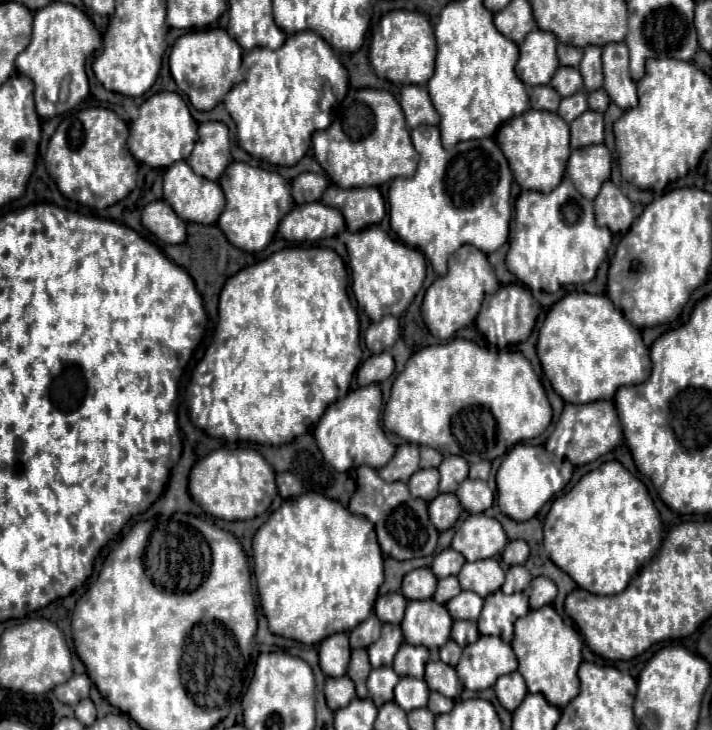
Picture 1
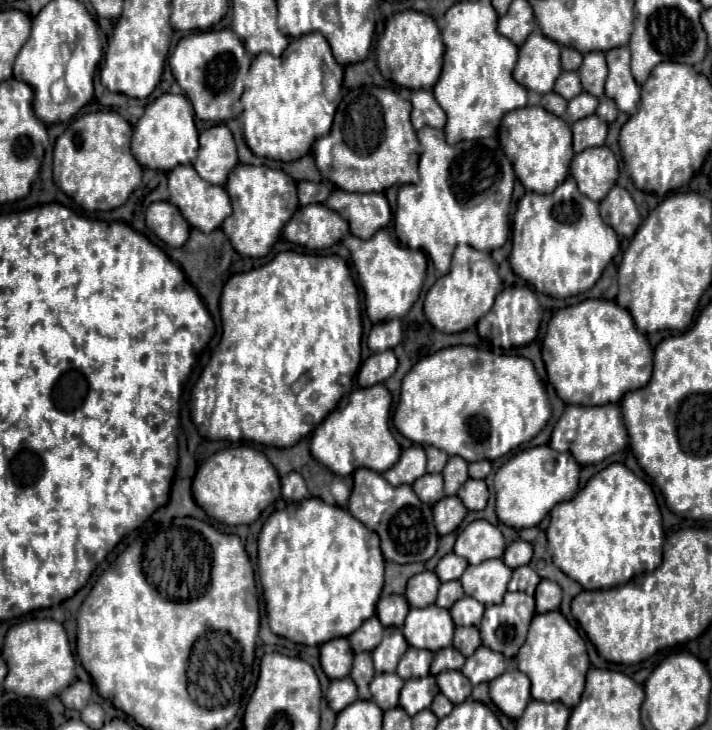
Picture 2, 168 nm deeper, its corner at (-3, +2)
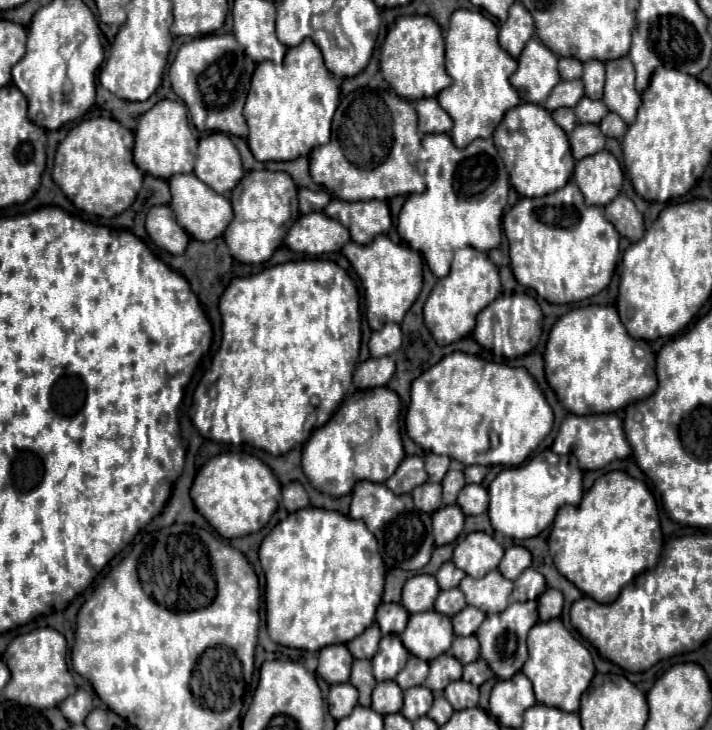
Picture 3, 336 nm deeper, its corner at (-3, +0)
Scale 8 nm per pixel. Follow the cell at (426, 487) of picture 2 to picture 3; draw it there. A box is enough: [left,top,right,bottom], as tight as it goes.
[412,482,442,514]

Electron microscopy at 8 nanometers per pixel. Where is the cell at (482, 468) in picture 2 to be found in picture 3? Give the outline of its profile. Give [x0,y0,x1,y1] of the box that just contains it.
[464,464,488,484]

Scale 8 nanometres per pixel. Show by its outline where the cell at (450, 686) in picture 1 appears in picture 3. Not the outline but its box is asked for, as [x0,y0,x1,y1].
[444,680,478,710]

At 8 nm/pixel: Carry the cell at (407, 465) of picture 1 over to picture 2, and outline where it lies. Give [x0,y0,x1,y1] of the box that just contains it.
[384,446,426,486]

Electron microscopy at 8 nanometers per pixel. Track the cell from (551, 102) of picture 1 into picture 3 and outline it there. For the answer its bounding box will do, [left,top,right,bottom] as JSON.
[552,108,576,132]

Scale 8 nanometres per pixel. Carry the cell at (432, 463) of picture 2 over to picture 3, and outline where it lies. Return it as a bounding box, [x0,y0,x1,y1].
[426,452,450,482]

